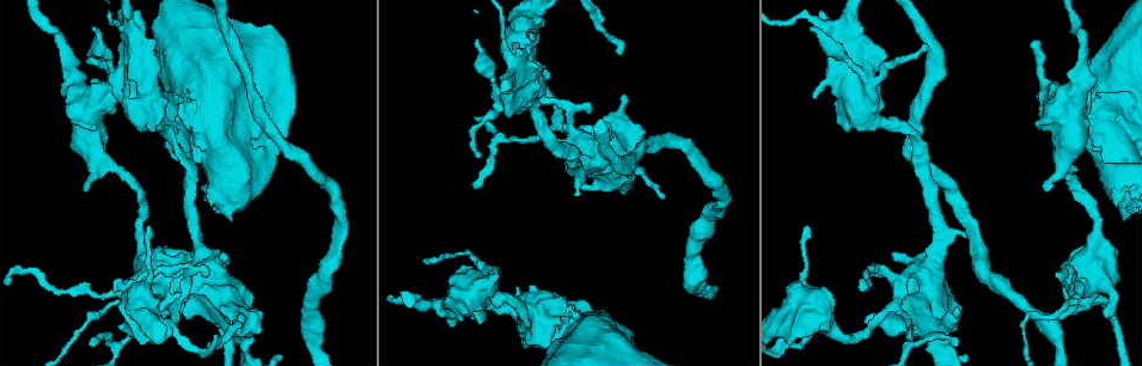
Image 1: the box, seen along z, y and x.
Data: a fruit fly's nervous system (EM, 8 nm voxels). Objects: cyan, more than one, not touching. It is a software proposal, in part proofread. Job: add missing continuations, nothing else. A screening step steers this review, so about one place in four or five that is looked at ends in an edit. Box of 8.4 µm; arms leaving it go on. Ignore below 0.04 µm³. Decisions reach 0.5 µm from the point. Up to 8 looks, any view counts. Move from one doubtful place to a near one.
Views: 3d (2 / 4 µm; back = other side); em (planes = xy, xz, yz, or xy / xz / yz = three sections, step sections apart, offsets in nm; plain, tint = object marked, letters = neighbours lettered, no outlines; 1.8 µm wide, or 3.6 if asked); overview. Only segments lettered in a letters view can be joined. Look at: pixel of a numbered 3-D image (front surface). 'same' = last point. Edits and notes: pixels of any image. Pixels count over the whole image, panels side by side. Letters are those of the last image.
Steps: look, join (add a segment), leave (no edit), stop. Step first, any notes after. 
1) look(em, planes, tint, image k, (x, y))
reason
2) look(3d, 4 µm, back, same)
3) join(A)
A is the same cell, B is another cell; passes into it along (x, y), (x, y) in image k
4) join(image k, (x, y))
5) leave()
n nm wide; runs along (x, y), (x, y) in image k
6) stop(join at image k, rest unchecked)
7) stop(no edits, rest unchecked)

look(em, yz, step 8, tint, image 1, (559, 121))
two arms in line, one across

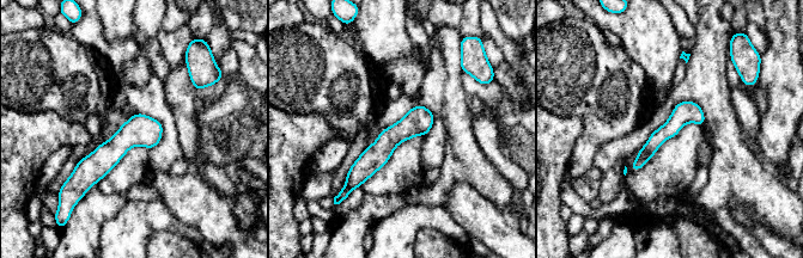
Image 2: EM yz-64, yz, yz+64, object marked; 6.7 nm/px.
look(em, xz, step 16, tint, same)

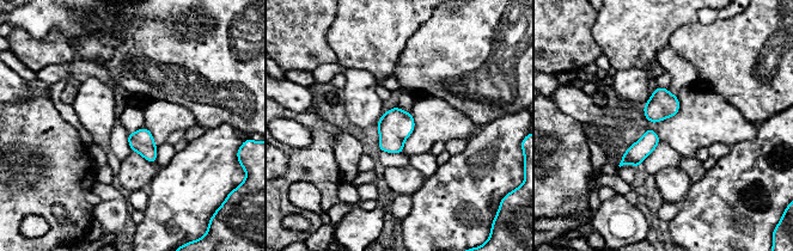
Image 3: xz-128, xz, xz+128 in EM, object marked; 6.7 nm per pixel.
look(em, xz, step 16, letters, same)

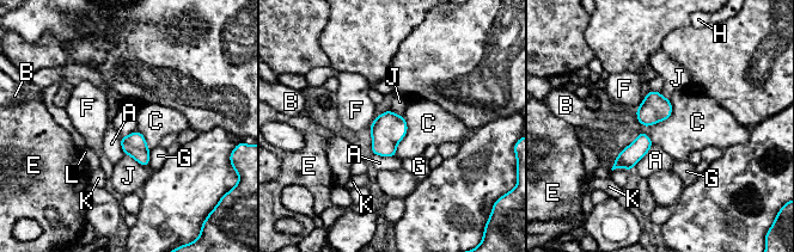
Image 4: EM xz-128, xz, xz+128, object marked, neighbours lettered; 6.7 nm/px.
leave()
A, B, C, E, F, G, H, J, K and L are other cells; border along (124, 153), (147, 167) in image 4; no lettered segment goes on from it

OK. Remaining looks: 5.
look(em, planes, tint, image 1, (1064, 307))
sharp bend

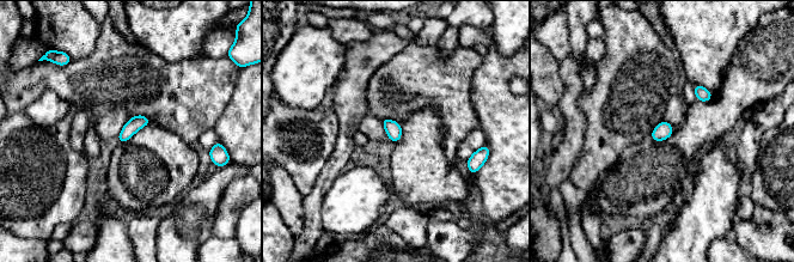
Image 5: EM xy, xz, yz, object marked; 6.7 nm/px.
look(em, planes, letters, same)
what lies round it

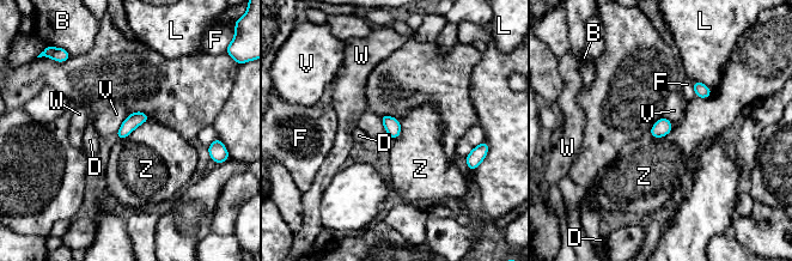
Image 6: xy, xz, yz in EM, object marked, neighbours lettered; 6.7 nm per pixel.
leave()
Z touches over 260 nm; B, D, F, L, V, W and Z are other cells; border along (148, 119), (126, 137), (117, 139) in image 6; none of them fits

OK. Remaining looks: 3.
look(3d, 4 µm, image 1, (582, 312))
free end

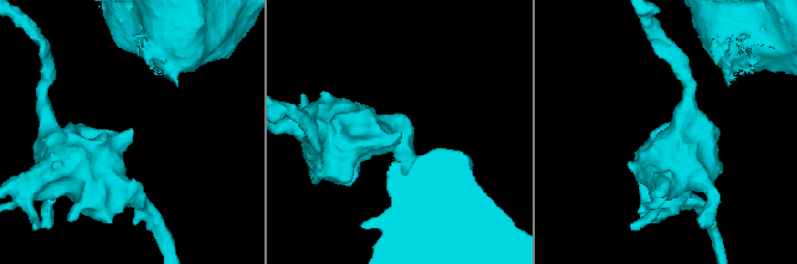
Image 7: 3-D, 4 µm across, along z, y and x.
look(em, planes, letters, image 7, (131, 128))

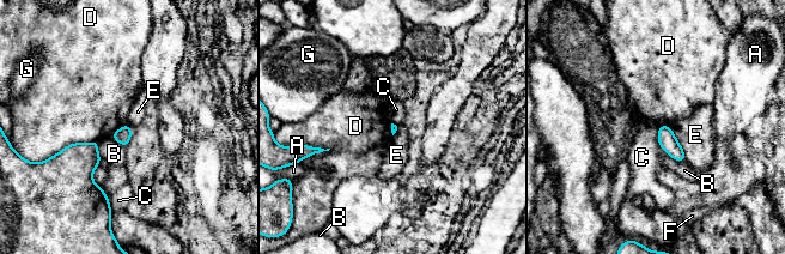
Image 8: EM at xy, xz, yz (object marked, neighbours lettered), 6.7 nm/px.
leave()
A, B, C, D, E, F and G are other cells; border along (98, 140), (71, 143), (48, 158) in image 8; no lettered segment goes on from it

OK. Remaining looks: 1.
look(em, planes, letters, image 1, (93, 27))
tapers out

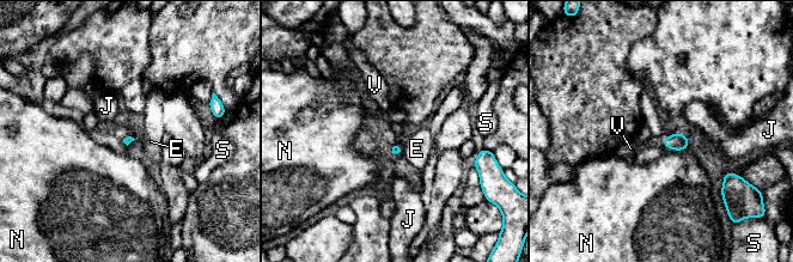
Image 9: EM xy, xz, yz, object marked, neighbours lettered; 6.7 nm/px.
join(V)
N touches over 110 nm; V is the same cell, E, J, N and S are other cells; passes into it along (677, 141), (663, 141), (630, 148) in image 9; it goes on there

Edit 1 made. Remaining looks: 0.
stop(join at image 9, rest unchecked)

